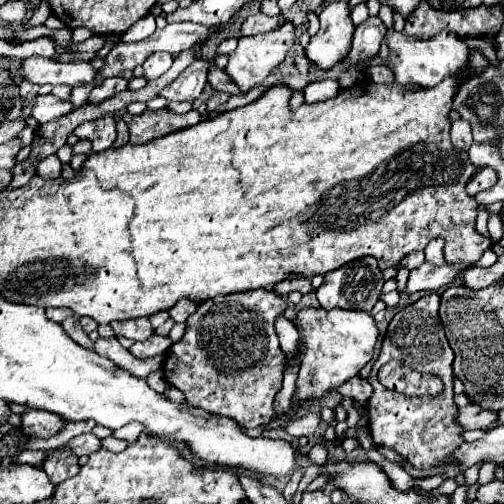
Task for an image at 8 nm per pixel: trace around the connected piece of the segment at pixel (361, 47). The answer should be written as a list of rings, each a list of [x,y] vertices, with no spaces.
[[[370,16],[365,23],[361,23],[355,29],[353,35],[353,45],[349,51],[349,59],[357,61],[357,59],[367,59],[367,57],[375,57],[381,45],[385,33],[385,25],[378,16]]]

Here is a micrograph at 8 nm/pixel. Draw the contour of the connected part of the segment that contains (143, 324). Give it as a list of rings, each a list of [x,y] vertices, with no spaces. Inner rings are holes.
[[[149,317],[117,321],[117,323],[111,323],[111,327],[113,329],[119,327],[119,331],[115,333],[117,337],[127,337],[127,339],[133,339],[133,341],[143,341],[145,337],[151,337],[151,333],[153,333]]]

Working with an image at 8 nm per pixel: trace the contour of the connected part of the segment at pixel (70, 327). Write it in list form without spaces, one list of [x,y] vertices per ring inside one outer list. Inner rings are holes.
[[[69,317],[67,321],[63,321],[63,323],[61,323],[61,327],[65,329],[65,333],[67,333],[75,343],[79,343],[81,347],[93,349],[93,341],[89,339],[89,335],[85,335],[85,333],[83,333],[83,329],[81,329],[81,325],[79,325],[77,317]]]

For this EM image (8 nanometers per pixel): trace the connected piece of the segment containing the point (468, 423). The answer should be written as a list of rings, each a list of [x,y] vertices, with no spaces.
[[[467,405],[461,407],[461,415],[457,415],[457,421],[461,421],[461,425],[465,425],[465,429],[489,429],[497,423],[499,415],[497,411],[489,411],[483,409],[481,405]]]

